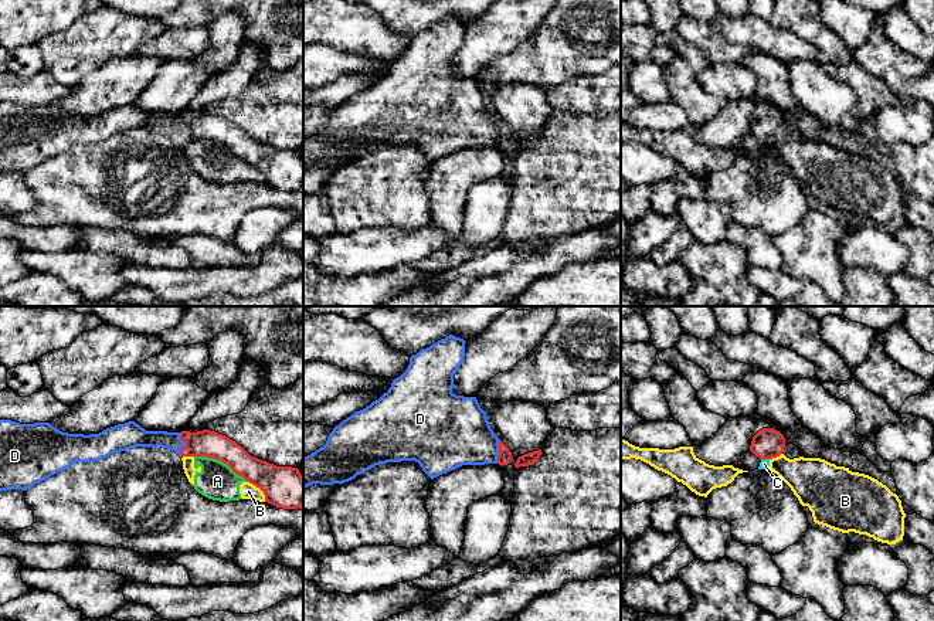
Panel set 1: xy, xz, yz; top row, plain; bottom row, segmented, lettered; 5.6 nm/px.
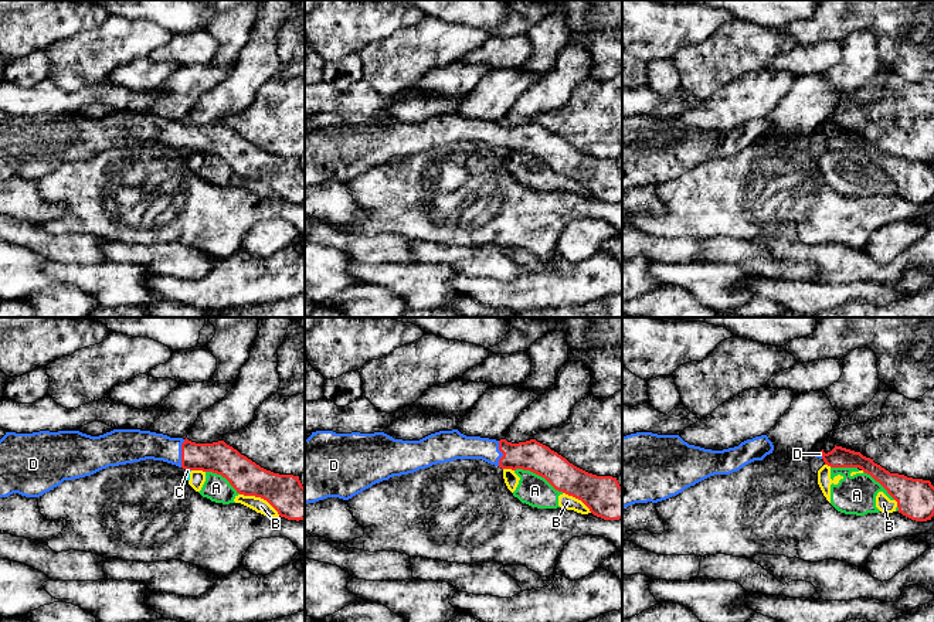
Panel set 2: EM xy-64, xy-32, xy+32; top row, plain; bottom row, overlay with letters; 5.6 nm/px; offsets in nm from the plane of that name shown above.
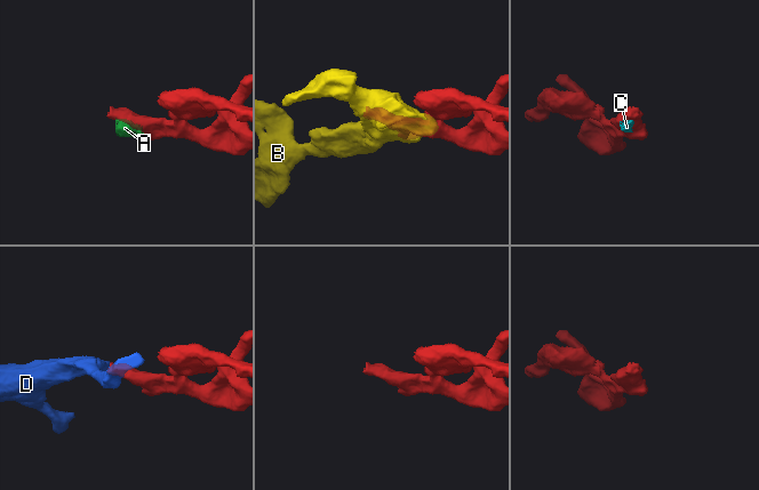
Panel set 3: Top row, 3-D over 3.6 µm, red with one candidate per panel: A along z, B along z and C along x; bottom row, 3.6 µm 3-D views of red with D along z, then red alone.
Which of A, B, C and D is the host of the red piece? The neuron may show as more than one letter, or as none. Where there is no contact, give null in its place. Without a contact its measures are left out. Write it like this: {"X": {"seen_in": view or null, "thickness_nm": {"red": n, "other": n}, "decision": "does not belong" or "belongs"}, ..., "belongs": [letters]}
{"A": {"seen_in": "xy", "thickness_nm": {"red": 150, "other": 220}, "decision": "does not belong"}, "B": {"seen_in": "xy", "thickness_nm": {"red": 240, "other": 90}, "decision": "does not belong"}, "C": {"seen_in": "yz", "thickness_nm": {"red": 170, "other": 60}, "decision": "does not belong"}, "D": {"seen_in": "xy", "thickness_nm": {"red": 150, "other": 100}, "decision": "belongs"}, "belongs": ["D"]}

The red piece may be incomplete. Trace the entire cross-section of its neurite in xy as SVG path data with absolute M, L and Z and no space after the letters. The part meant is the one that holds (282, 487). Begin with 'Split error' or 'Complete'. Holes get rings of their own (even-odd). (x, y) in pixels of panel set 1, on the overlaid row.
Split error. M0 420L0 492L27 491L72 464L95 462L136 447L162 447L183 457L218 459L259 488L265 502L282 509L303 506L303 476L298 468L276 466L251 457L215 431L146 431L135 421L84 435L62 432L50 423Z

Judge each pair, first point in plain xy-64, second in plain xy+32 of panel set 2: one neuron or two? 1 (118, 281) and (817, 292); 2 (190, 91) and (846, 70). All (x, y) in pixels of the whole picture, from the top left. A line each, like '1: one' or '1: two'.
1: two
2: two

